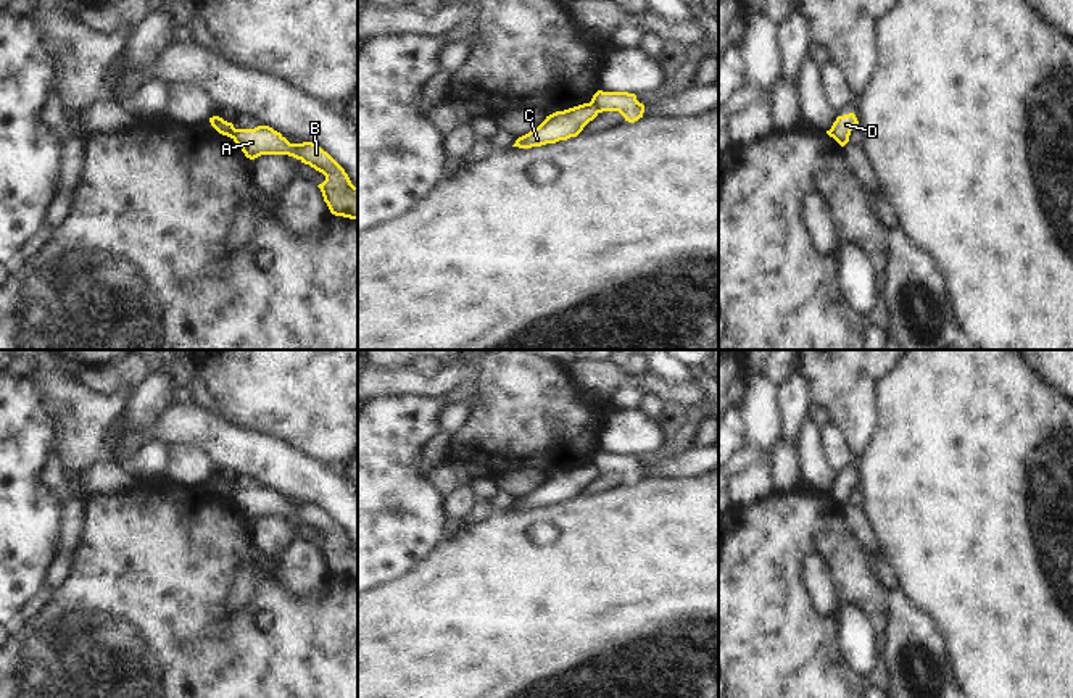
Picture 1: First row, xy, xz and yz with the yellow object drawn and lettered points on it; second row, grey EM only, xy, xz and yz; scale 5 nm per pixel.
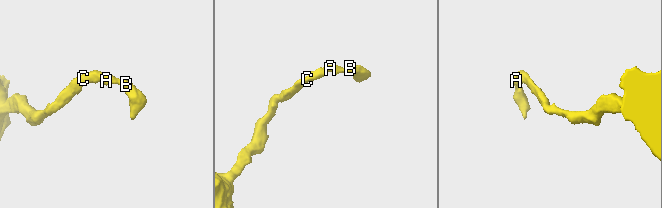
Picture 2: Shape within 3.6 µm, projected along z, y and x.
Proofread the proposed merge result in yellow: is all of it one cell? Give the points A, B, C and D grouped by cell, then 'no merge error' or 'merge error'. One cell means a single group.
groups A B / C D; merge error

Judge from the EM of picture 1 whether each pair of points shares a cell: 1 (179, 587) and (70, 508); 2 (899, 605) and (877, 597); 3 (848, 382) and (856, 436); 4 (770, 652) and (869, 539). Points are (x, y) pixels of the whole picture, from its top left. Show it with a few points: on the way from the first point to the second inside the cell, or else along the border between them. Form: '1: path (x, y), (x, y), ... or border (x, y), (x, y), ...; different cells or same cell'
1: border (82, 502), (82, 532), (71, 552); different cells
2: border (890, 592), (890, 623), (885, 637); different cells
3: path (848, 395), (856, 423); same cell
4: border (845, 511), (845, 526), (867, 552); different cells

